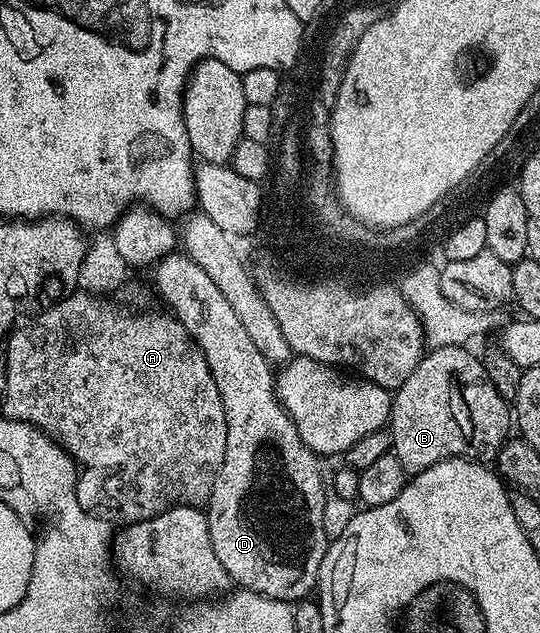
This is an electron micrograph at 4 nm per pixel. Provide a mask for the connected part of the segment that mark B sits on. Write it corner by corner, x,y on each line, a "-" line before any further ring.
467,346
431,348
416,366
414,373
410,373
410,377
400,387
398,398
392,404
390,430
392,451
398,461
402,461
405,472
425,471
443,459
492,461
499,456
500,448
508,442
508,430
514,427
509,400
500,396
498,389
494,389
483,362
477,356
475,359
468,350

